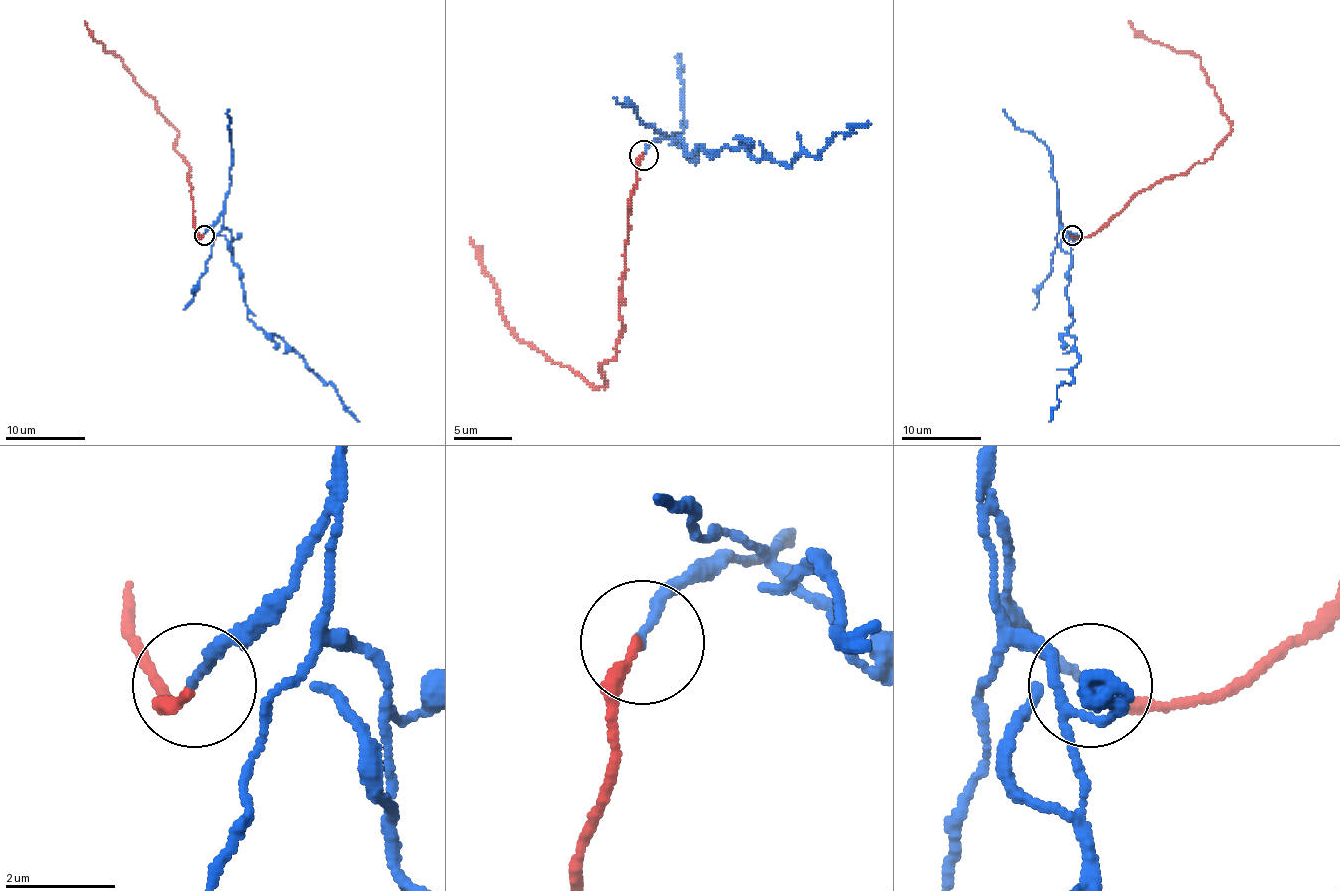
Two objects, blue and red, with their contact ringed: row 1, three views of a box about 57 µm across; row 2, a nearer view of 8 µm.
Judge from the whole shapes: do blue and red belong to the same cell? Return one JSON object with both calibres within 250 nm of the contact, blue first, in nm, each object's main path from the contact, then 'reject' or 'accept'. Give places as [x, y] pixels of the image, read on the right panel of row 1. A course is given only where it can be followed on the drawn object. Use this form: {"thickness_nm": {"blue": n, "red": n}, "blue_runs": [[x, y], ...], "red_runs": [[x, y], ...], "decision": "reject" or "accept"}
{"thickness_nm": {"blue": 180, "red": 220}, "blue_runs": [[1073, 235], [1061, 215], [1071, 247], [1067, 333], [1079, 361], [1073, 379], [1057, 389], [1051, 421]], "red_runs": [[1073, 235], [1091, 237], [1139, 193], [1205, 163], [1231, 131], [1201, 59], [1143, 37], [1129, 21]], "decision": "reject"}

